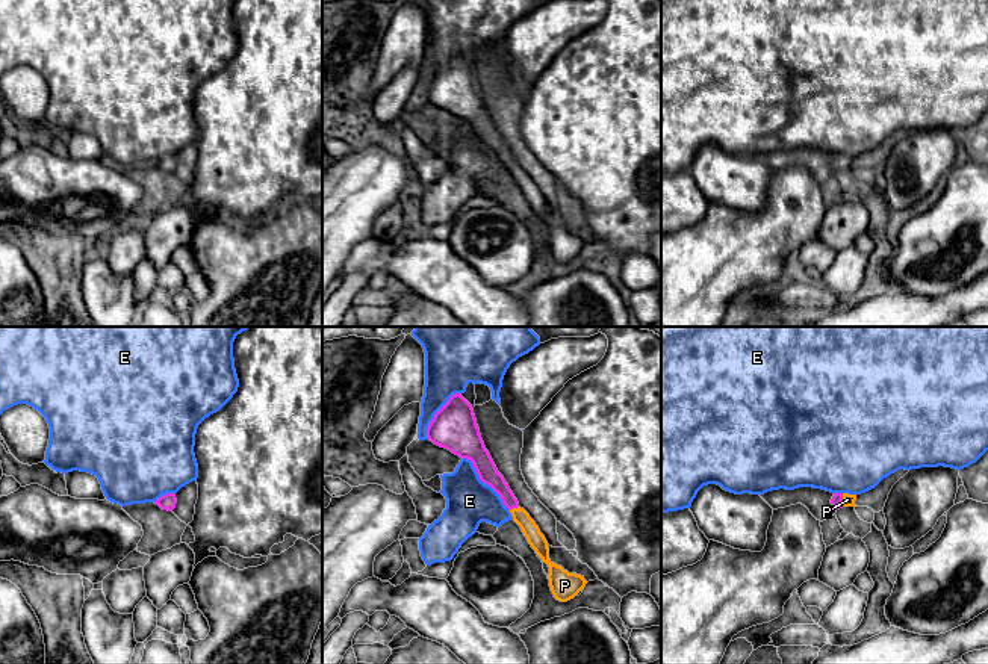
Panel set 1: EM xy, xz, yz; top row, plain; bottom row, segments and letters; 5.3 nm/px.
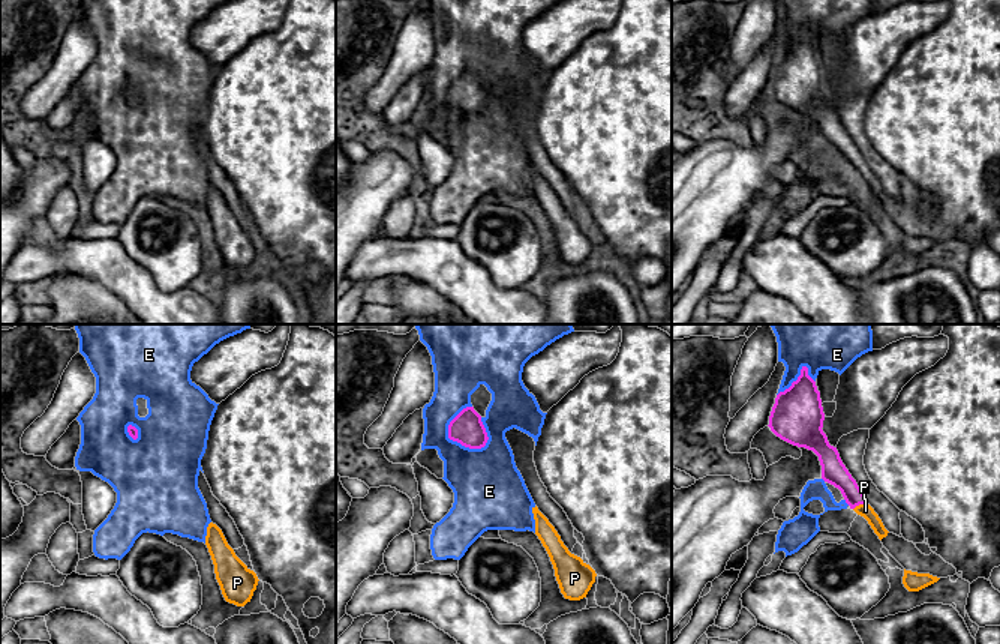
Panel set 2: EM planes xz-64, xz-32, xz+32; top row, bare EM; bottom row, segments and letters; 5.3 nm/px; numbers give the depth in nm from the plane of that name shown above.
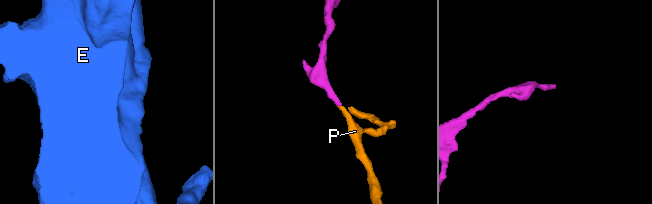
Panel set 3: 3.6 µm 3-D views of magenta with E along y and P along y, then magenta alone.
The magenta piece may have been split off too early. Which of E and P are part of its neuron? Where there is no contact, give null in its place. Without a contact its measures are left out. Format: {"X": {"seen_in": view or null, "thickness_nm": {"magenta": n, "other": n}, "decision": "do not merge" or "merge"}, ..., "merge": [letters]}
{"E": {"seen_in": "xz", "thickness_nm": {"magenta": 180, "other": 240}, "decision": "do not merge"}, "P": {"seen_in": "yz", "thickness_nm": {"magenta": 60, "other": 60}, "decision": "merge"}, "merge": ["P"]}

